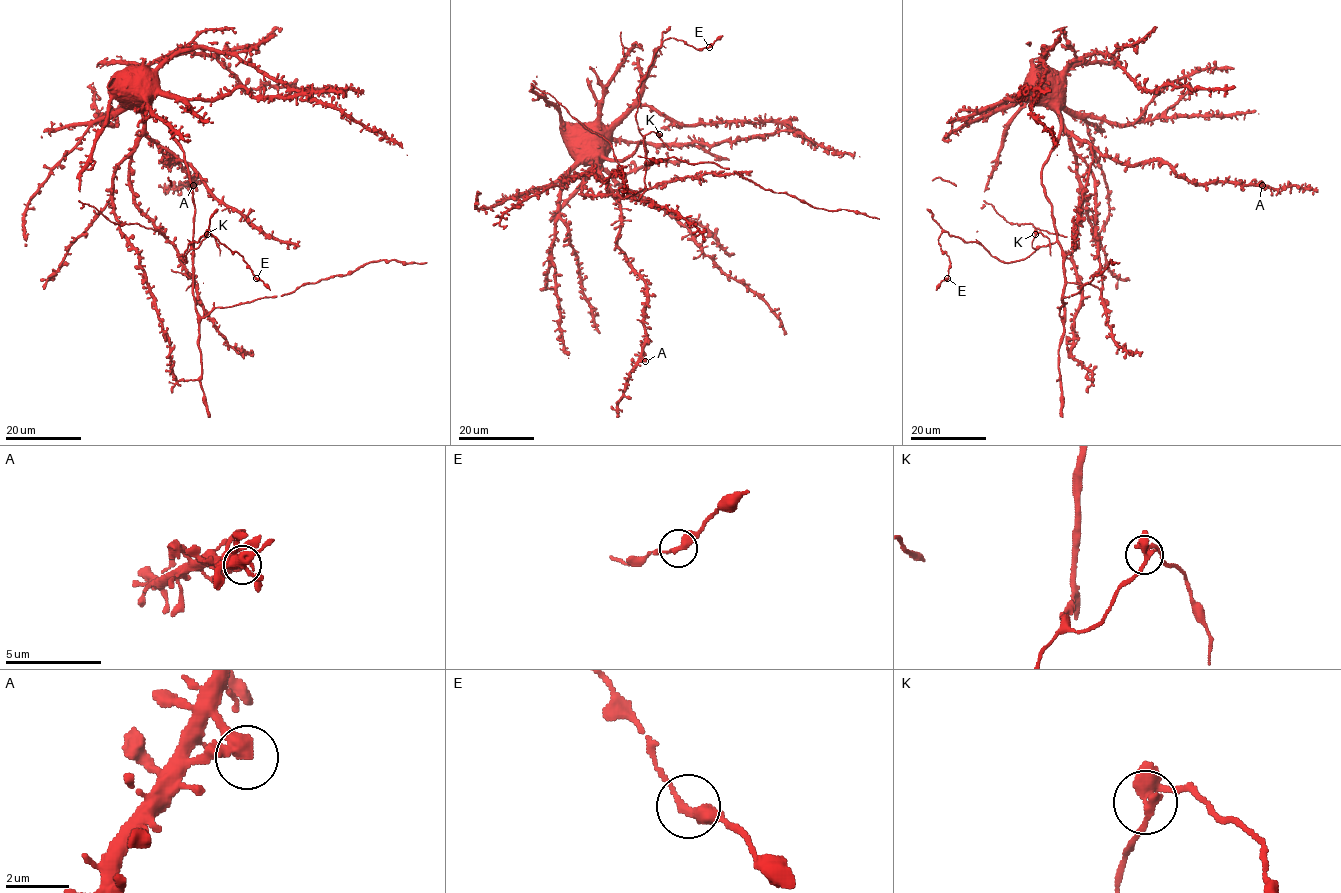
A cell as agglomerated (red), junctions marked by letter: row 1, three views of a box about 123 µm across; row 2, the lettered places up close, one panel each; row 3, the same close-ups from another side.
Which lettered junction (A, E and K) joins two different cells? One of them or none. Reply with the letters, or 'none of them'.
K

